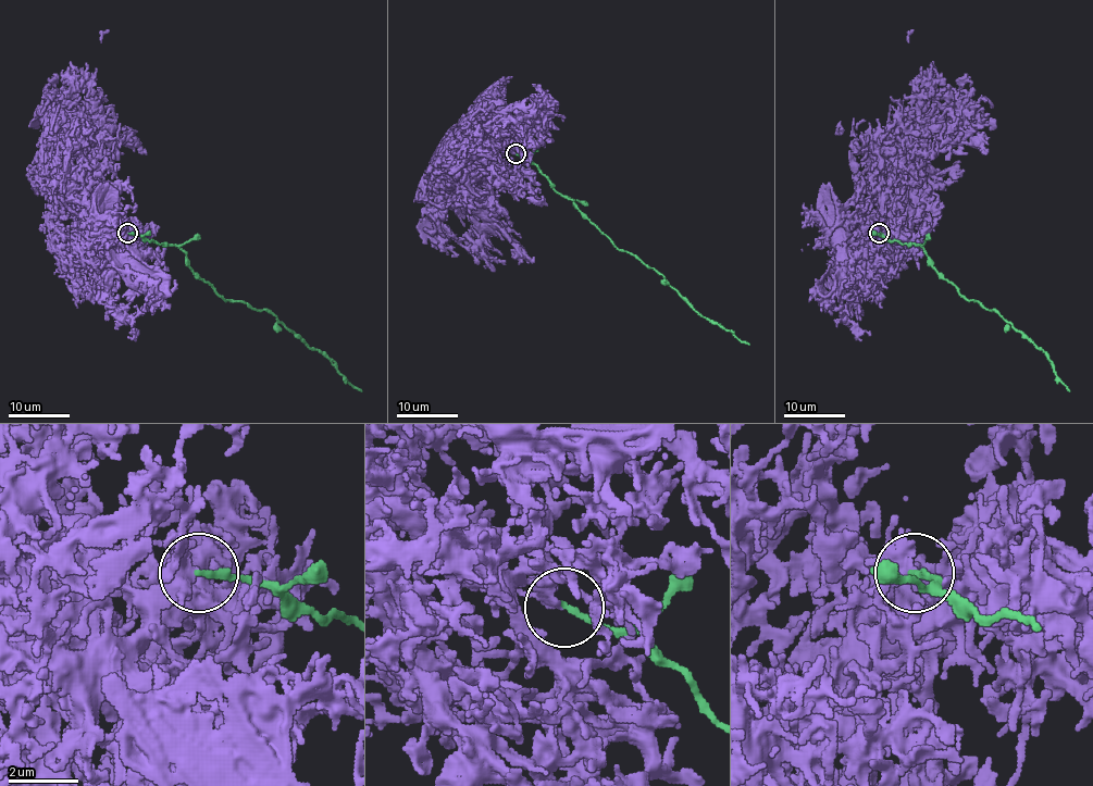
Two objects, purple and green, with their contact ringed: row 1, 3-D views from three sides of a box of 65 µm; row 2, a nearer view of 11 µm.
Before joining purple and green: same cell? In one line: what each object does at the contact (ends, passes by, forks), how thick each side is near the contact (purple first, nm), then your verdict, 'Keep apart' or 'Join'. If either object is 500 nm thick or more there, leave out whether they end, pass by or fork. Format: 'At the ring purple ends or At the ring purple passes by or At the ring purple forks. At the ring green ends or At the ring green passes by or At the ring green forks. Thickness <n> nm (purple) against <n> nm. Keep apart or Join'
At the ring purple forks. At the ring green ends. Thickness 200 nm (purple) against 180 nm. Keep apart

